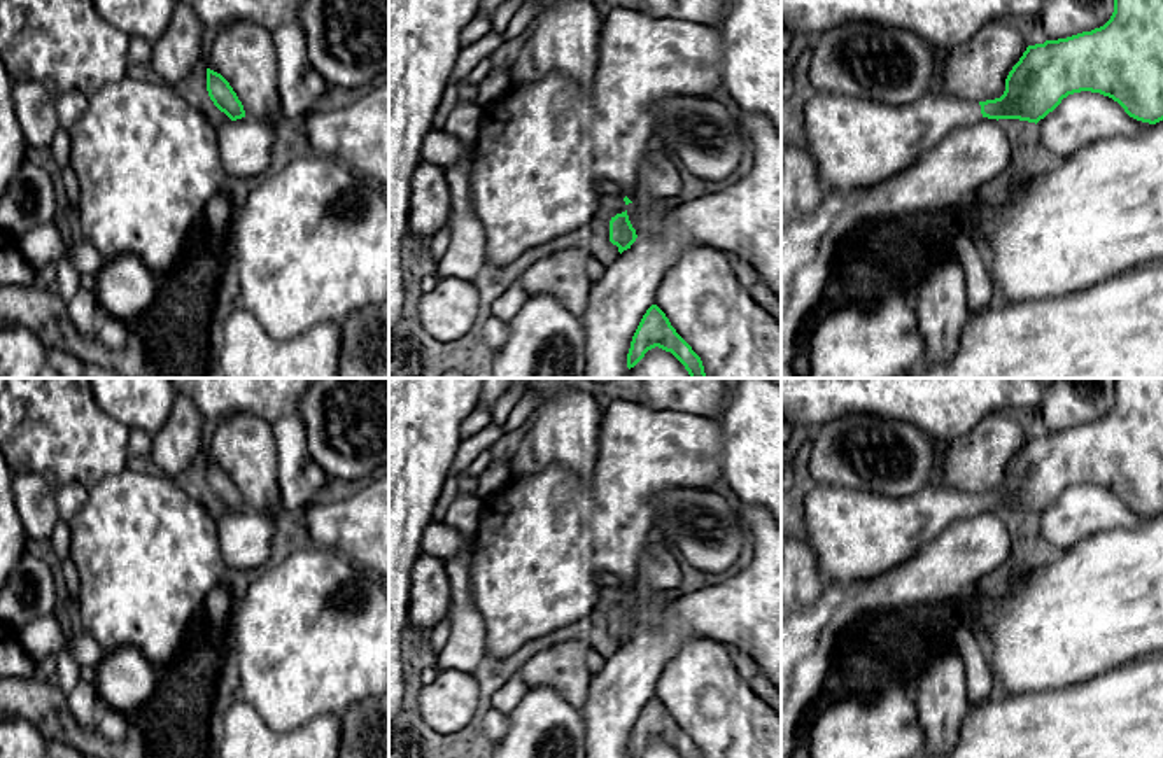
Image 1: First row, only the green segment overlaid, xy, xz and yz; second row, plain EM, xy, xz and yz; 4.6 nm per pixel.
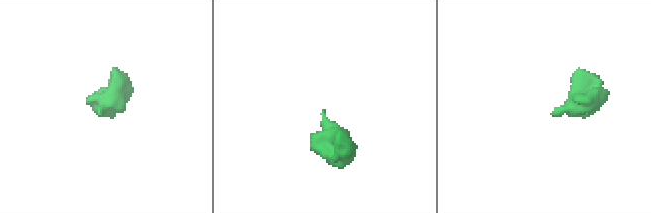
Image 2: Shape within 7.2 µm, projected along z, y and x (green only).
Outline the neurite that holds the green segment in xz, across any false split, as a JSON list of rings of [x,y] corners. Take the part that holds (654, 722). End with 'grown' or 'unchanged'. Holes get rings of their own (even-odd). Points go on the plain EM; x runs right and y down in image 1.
[[[652,697],[632,728],[627,758],[636,758],[655,739],[671,744],[683,758],[702,758],[701,749],[676,725],[666,705]]] | unchanged

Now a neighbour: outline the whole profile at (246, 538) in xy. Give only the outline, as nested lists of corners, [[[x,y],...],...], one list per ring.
[[[242,509],[217,518],[222,560],[236,571],[270,565],[275,536],[275,509]]]

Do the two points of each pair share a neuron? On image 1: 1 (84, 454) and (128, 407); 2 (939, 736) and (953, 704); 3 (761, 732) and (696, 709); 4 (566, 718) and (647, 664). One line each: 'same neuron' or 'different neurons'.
1: different neurons
2: same neuron
3: same neuron
4: different neurons

